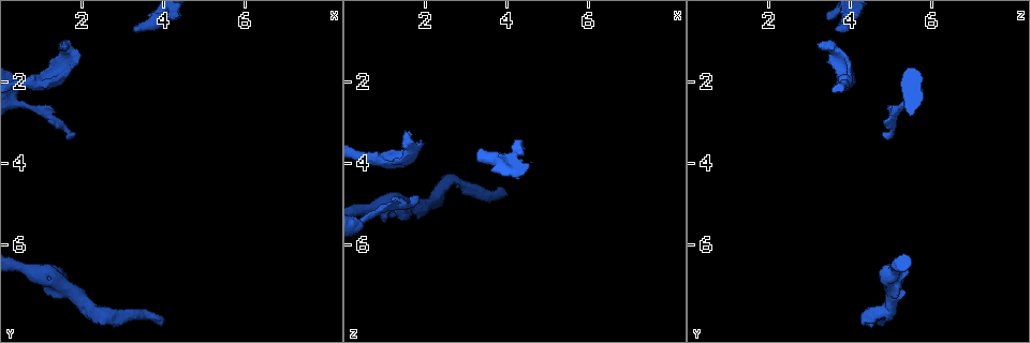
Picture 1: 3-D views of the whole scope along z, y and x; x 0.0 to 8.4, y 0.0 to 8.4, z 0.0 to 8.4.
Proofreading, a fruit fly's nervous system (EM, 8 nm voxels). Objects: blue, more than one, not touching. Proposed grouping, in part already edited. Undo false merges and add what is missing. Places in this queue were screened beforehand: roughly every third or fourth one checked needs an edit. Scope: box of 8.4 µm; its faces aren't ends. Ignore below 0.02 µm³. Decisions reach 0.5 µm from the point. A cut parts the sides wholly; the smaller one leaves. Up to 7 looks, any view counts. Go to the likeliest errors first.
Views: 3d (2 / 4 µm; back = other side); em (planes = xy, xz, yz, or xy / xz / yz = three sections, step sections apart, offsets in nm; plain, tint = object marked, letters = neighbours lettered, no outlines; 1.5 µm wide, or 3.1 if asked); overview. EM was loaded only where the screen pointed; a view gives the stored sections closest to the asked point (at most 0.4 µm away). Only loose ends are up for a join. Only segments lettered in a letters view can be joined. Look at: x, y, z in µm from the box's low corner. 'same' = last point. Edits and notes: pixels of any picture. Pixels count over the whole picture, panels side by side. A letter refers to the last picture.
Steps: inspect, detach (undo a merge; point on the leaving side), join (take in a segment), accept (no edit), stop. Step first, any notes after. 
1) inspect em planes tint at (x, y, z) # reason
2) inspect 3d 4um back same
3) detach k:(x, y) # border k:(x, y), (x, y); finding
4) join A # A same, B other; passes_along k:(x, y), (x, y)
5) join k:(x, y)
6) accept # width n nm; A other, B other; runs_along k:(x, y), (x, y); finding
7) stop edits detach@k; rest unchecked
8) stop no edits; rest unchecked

inspect em yz step 4 tint at (3.35, 0.75, 3.65)

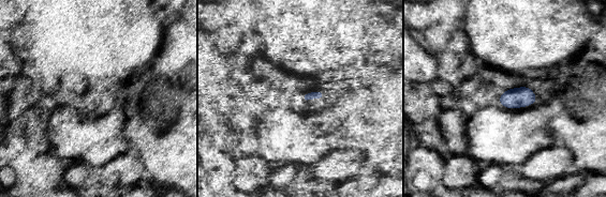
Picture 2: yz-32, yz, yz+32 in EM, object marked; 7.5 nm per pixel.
inspect em planes letters same # another direction

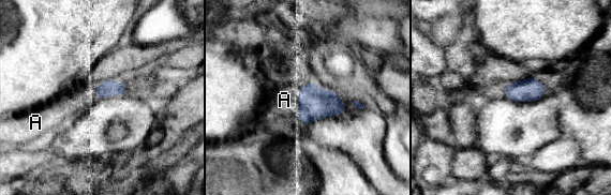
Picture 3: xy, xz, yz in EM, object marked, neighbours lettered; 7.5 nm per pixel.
join A # longest_contact A 160 nm; A same; the cell continues

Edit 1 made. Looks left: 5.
inspect overview # see it whole again

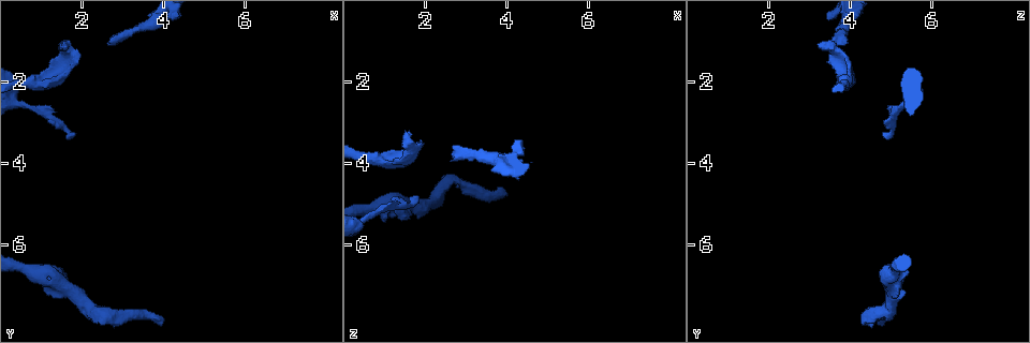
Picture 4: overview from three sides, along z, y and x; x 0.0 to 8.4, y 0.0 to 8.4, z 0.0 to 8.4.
inspect 3d 2um at (4.00, 7.90, 4.75) # end of a long branch

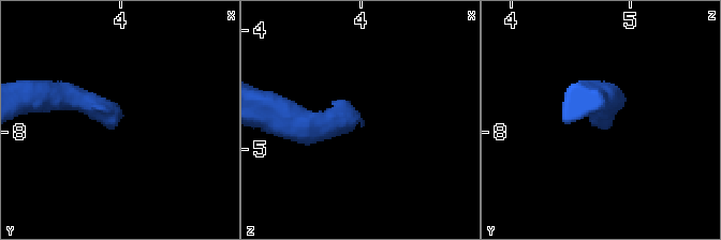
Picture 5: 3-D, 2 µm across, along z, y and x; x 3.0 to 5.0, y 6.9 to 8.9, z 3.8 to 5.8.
inspect em planes tint at (3.98, 7.94, 4.72) # now the EM

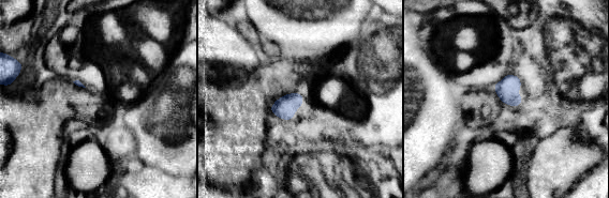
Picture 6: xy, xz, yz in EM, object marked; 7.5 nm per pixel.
inspect em planes letters same # what lies round it

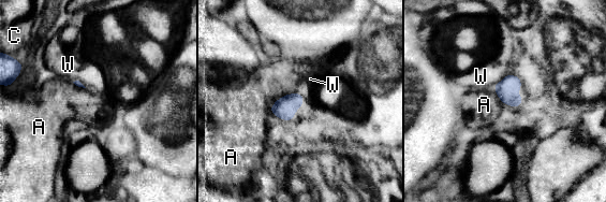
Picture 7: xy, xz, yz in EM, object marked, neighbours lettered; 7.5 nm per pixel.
accept # A other, C other, W other; border 7:(295, 91), (283, 95), (275, 102); none of them fits

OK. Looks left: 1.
stop edits join@3; rest unchecked

